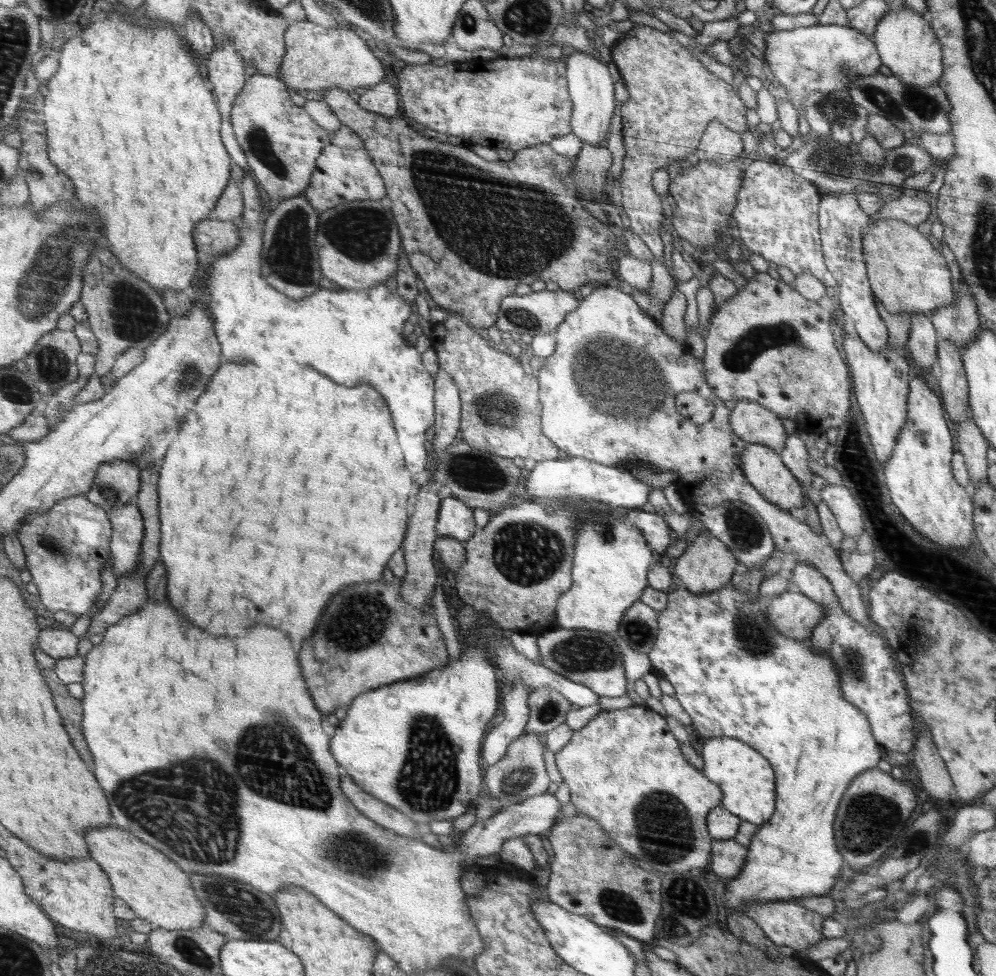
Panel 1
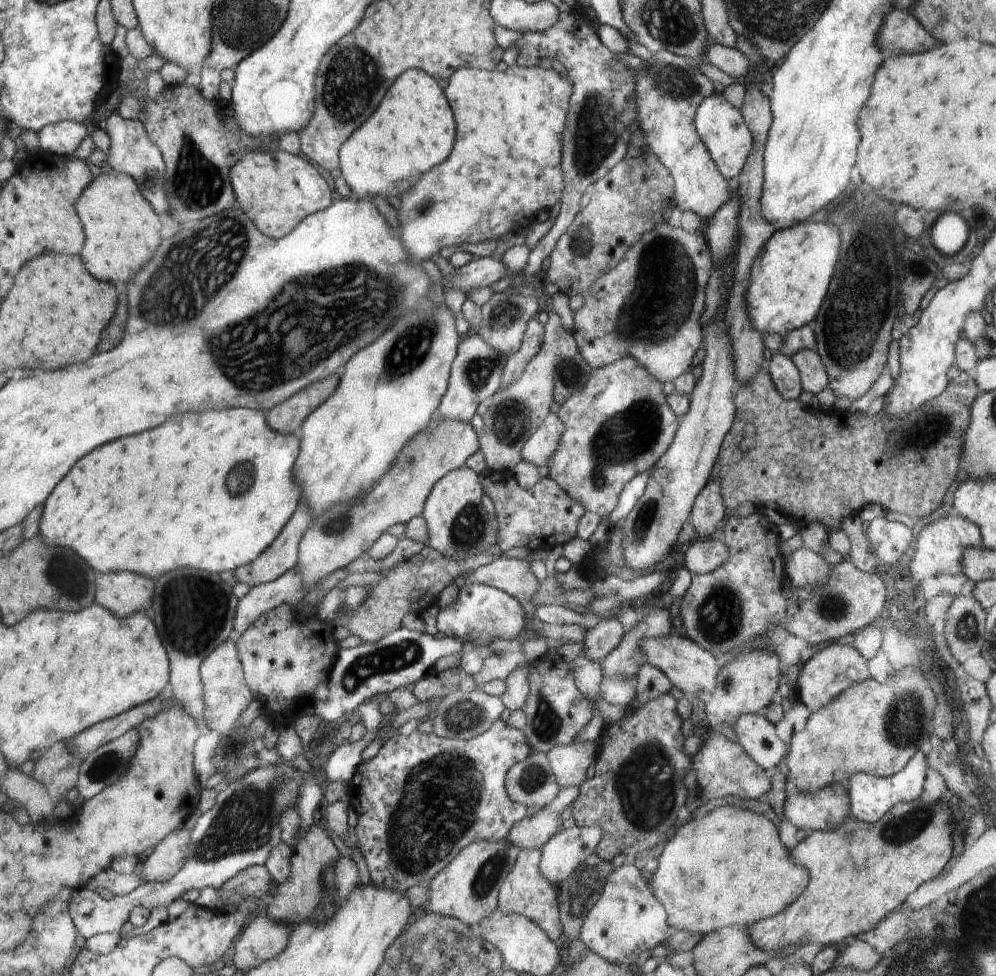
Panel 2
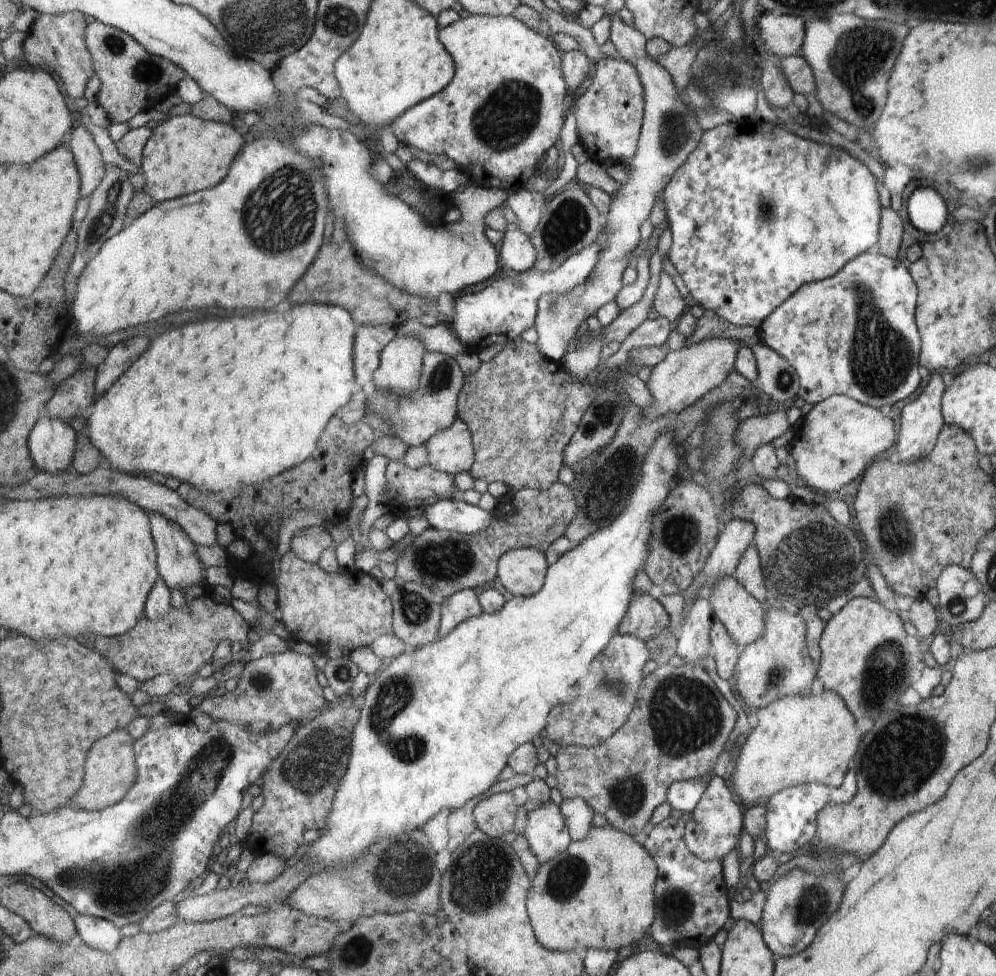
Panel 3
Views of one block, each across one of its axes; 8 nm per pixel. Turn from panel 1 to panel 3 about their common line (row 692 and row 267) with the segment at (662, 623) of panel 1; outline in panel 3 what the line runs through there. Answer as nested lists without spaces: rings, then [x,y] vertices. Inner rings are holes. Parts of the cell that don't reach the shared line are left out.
[[[750,116],[744,121],[733,120],[732,124],[718,125],[705,131],[692,156],[673,174],[672,180],[665,186],[662,196],[665,200],[666,219],[672,233],[672,245],[667,257],[674,264],[674,268],[698,305],[706,312],[712,310],[720,318],[739,327],[754,327],[758,330],[759,326],[773,314],[774,309],[788,301],[802,285],[832,277],[848,264],[848,260],[858,257],[878,242],[878,220],[881,220],[882,208],[876,178],[872,176],[872,172],[862,162],[852,158],[846,150],[834,150],[832,145],[824,146],[822,142],[802,138],[802,134],[795,134],[794,130],[787,129],[786,125],[775,125],[774,122],[767,122],[766,118]]]

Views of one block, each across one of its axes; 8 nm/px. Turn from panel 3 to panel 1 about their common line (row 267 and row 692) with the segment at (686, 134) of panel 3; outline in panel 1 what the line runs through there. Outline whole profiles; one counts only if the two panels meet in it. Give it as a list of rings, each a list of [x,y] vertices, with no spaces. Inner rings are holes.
[[[565,629],[546,632],[537,637],[540,664],[559,676],[586,685],[600,696],[624,696],[626,694],[626,672],[622,666],[622,652],[616,641],[604,631],[590,629]]]

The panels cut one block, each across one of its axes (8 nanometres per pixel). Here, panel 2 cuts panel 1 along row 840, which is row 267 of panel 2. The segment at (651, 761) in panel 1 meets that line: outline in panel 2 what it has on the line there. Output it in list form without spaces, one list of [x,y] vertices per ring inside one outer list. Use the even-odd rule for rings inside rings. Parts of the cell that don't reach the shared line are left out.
[[[664,222],[644,234],[618,266],[594,282],[588,291],[581,293],[585,302],[582,308],[575,310],[572,336],[576,338],[582,358],[591,368],[597,369],[624,357],[632,357],[660,382],[675,382],[682,373],[686,373],[692,356],[702,346],[700,316],[705,310],[710,272],[713,272],[710,252],[706,240],[698,233],[691,234],[682,227],[674,228]]]

